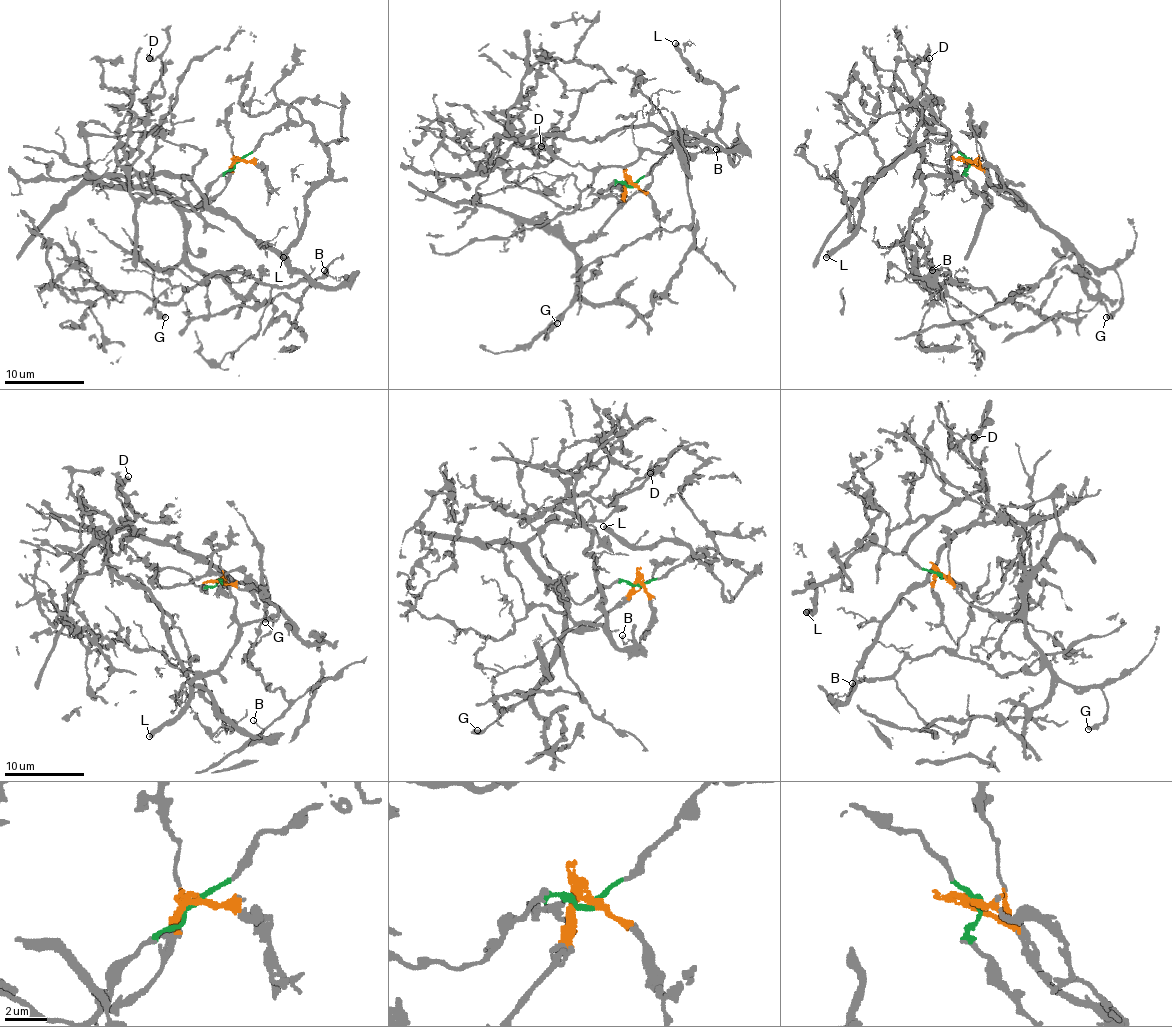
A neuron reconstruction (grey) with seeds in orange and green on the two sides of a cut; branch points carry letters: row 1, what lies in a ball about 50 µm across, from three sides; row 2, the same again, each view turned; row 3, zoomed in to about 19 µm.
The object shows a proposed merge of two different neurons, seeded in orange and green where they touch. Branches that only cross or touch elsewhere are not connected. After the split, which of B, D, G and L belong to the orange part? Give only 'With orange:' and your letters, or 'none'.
With orange: G

